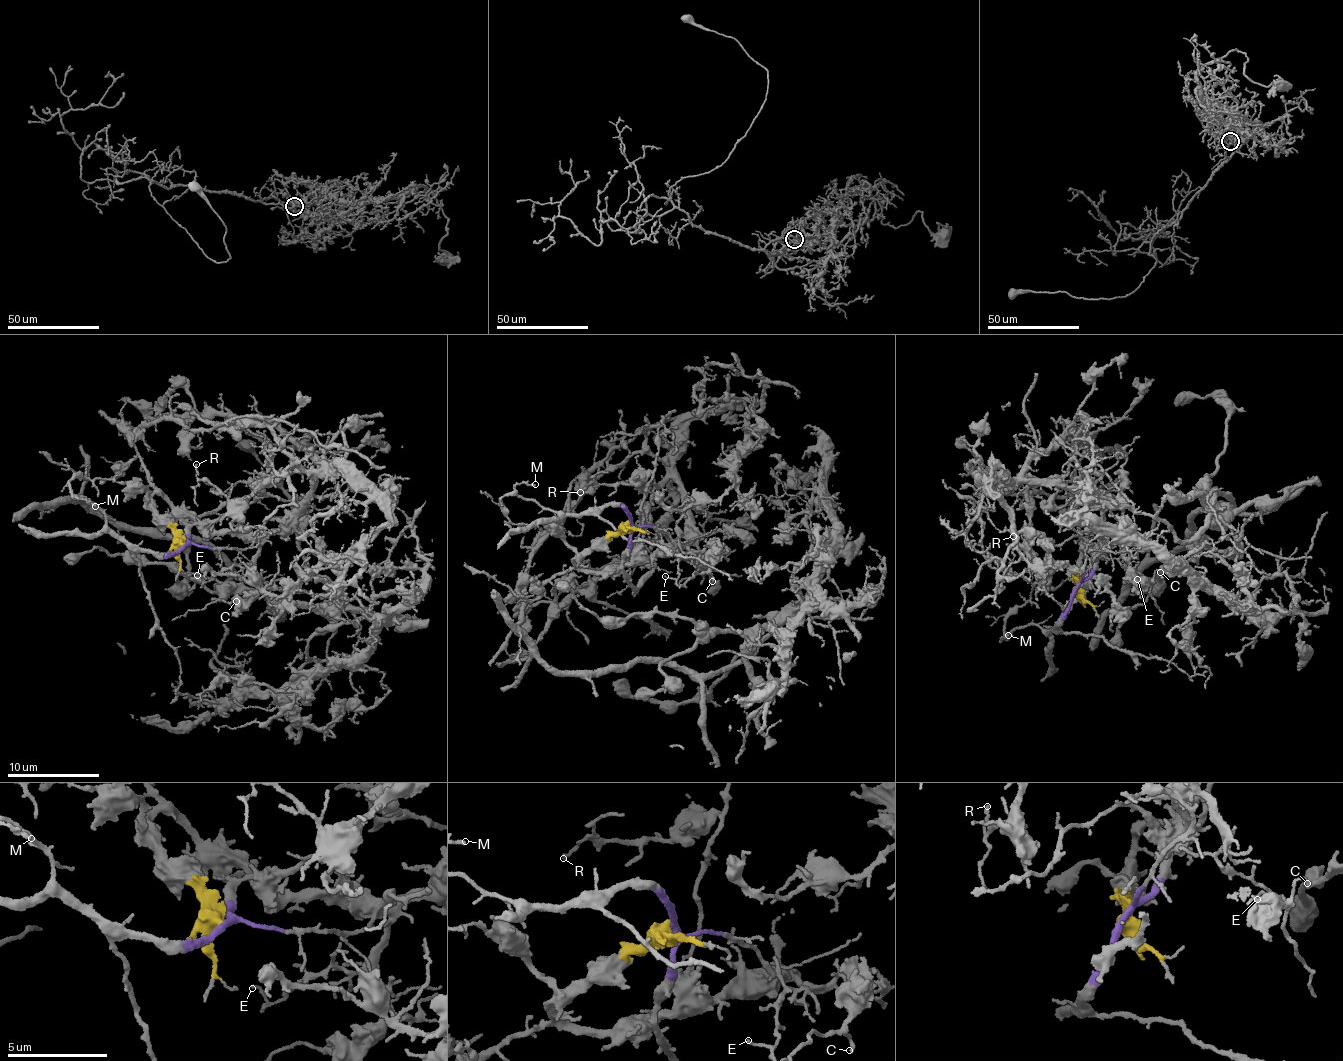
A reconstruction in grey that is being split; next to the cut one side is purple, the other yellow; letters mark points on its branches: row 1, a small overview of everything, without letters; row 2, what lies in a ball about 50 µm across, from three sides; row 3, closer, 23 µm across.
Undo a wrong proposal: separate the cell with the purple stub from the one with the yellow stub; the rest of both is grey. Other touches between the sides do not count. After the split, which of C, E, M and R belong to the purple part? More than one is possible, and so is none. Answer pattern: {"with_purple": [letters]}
{"with_purple": ["M"]}

